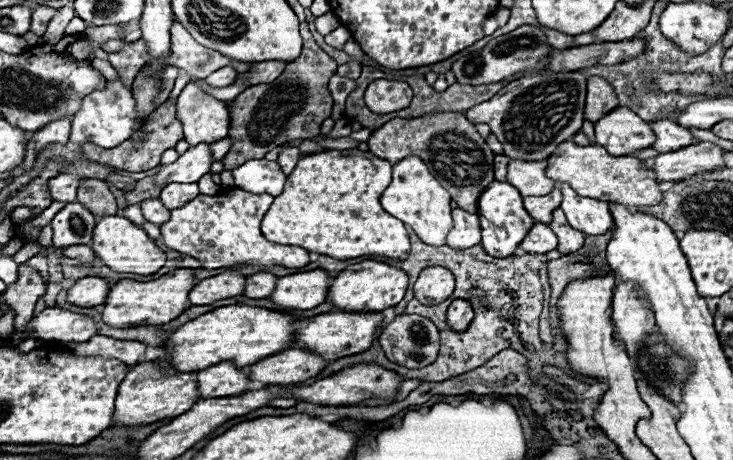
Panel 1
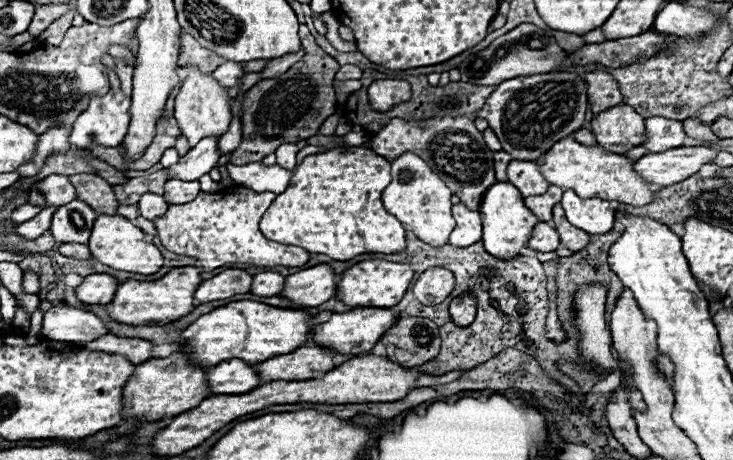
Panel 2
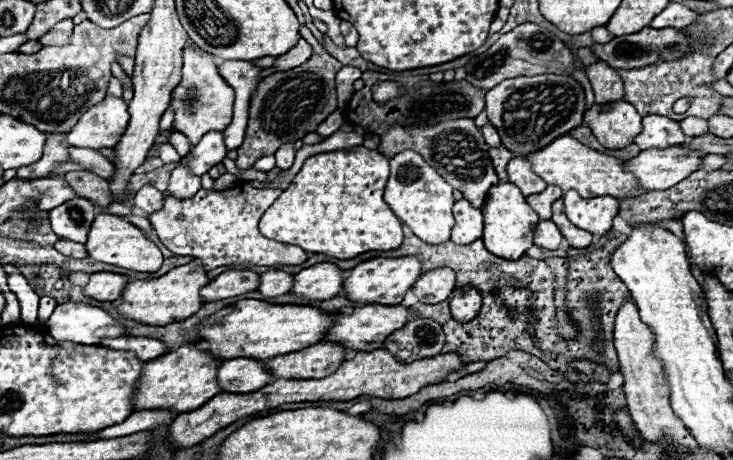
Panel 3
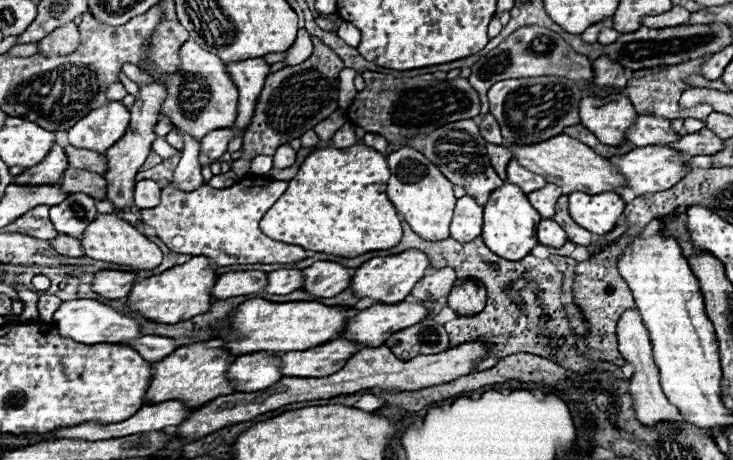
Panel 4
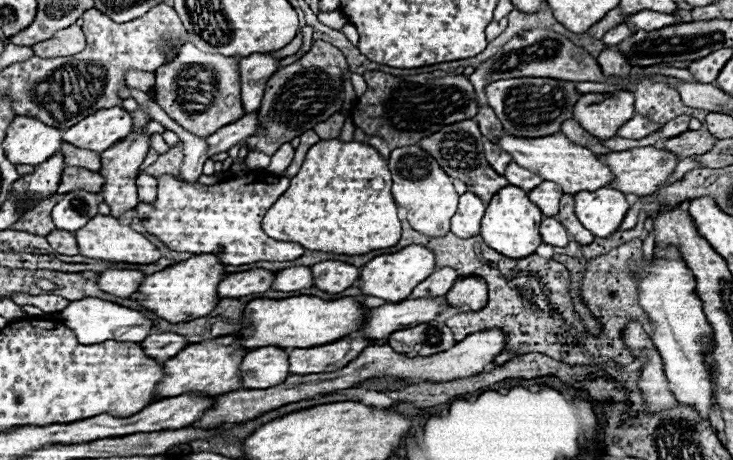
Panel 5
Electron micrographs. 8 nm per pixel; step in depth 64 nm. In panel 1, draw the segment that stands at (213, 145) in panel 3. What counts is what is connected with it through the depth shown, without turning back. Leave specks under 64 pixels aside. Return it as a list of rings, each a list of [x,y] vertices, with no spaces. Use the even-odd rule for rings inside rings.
[[[202,142],[198,146],[190,146],[186,154],[182,154],[176,164],[162,166],[156,184],[170,184],[170,182],[198,182],[204,174],[210,172],[212,166],[212,152],[210,144]]]

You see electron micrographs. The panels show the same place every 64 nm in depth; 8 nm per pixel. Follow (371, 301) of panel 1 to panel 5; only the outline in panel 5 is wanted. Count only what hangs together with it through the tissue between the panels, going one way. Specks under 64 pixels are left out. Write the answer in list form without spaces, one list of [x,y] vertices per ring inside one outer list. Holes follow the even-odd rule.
[[[412,244],[402,248],[400,252],[394,254],[382,254],[376,256],[374,260],[370,260],[360,274],[360,288],[364,294],[370,296],[378,296],[384,298],[388,302],[400,302],[406,300],[410,296],[410,292],[416,288],[416,284],[420,284],[426,276],[430,276],[436,268],[436,256],[430,248],[420,246],[420,244]]]

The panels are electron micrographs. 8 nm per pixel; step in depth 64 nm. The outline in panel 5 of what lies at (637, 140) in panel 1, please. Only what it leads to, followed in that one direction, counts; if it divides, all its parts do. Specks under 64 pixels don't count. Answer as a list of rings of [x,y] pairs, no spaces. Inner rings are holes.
[[[628,90],[582,94],[574,106],[574,120],[592,136],[608,140],[616,136],[616,128],[634,116],[634,94]]]

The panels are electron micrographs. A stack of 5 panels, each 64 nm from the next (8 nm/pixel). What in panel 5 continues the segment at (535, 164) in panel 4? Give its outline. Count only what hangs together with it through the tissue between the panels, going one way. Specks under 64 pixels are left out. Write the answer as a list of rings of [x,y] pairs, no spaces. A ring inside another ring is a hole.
[[[502,130],[498,144],[504,152],[508,152],[512,156],[512,160],[518,166],[528,168],[530,172],[536,172],[544,180],[562,186],[562,190],[566,194],[578,194],[580,190],[596,190],[596,188],[608,186],[608,180],[612,180],[612,172],[598,160],[596,154],[592,154],[584,146],[572,144],[564,134],[522,138],[522,136],[512,136],[506,130]]]

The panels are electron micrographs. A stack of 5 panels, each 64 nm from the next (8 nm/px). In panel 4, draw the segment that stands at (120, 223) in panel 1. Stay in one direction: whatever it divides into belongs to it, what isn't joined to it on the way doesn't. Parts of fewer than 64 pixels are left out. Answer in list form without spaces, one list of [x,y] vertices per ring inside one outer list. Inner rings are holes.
[[[98,214],[84,230],[80,244],[82,244],[84,256],[88,256],[88,258],[104,260],[104,262],[112,262],[112,264],[136,266],[136,270],[150,270],[162,262],[160,248],[154,242],[150,242],[144,234],[140,234],[132,224],[120,220],[116,214]]]

